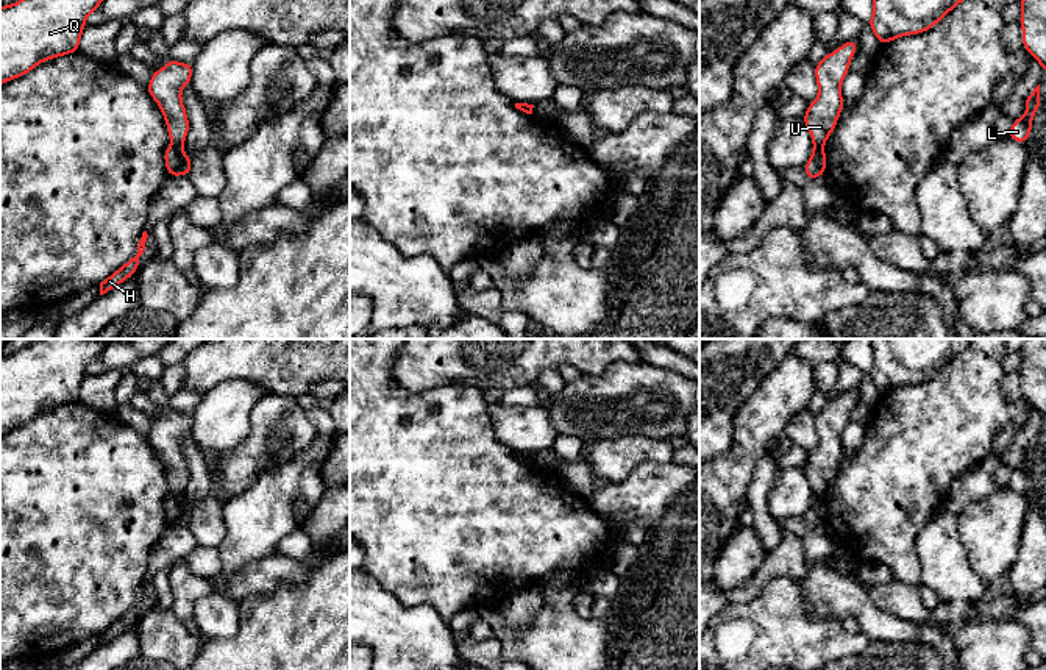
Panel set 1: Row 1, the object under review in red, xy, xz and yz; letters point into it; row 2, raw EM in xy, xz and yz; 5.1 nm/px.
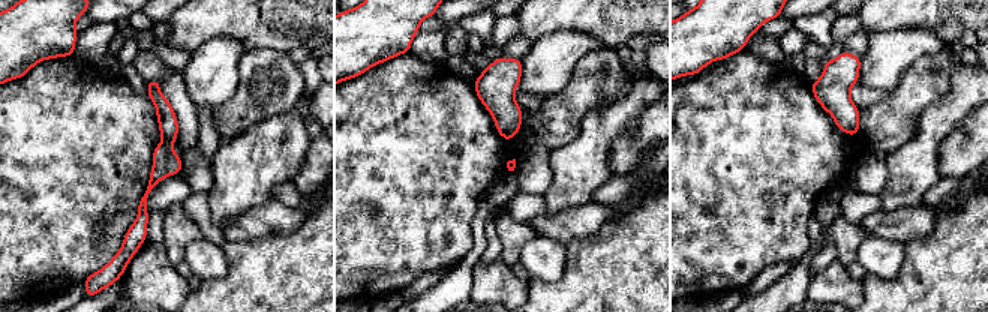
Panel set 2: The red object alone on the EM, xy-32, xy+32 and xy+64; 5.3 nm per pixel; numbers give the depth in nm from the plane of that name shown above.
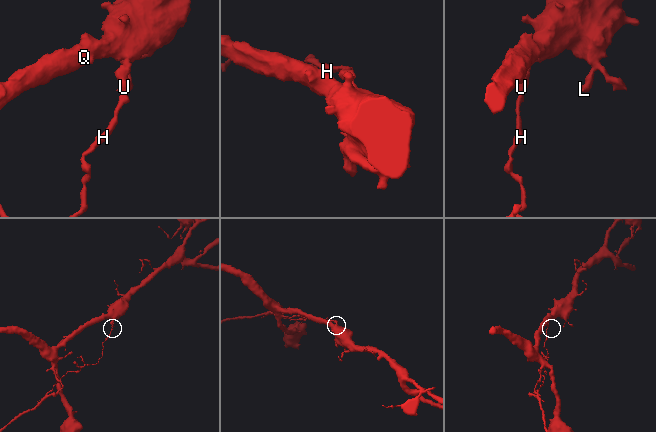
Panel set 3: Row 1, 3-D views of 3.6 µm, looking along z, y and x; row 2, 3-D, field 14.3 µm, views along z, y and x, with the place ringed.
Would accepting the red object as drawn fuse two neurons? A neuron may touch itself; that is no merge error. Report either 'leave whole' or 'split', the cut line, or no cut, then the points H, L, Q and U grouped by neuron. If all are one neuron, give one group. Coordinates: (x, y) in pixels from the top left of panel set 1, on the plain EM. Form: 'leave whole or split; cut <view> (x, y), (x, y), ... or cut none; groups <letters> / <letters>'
split; cut xy (172, 494), (181, 498); groups H / L Q U

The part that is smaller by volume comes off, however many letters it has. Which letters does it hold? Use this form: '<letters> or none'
H

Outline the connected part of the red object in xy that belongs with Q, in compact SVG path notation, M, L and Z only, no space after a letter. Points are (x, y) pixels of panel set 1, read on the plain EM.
M36 339L12 355L0 356L0 436L37 414L80 400L86 367L100 358L108 339Z

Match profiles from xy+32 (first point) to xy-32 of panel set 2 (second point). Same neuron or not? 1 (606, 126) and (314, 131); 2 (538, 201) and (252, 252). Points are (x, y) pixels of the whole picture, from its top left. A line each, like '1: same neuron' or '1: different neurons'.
1: different neurons
2: same neuron

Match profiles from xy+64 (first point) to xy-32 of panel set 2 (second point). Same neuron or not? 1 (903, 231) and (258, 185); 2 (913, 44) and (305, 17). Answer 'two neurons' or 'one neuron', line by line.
1: two neurons
2: two neurons

